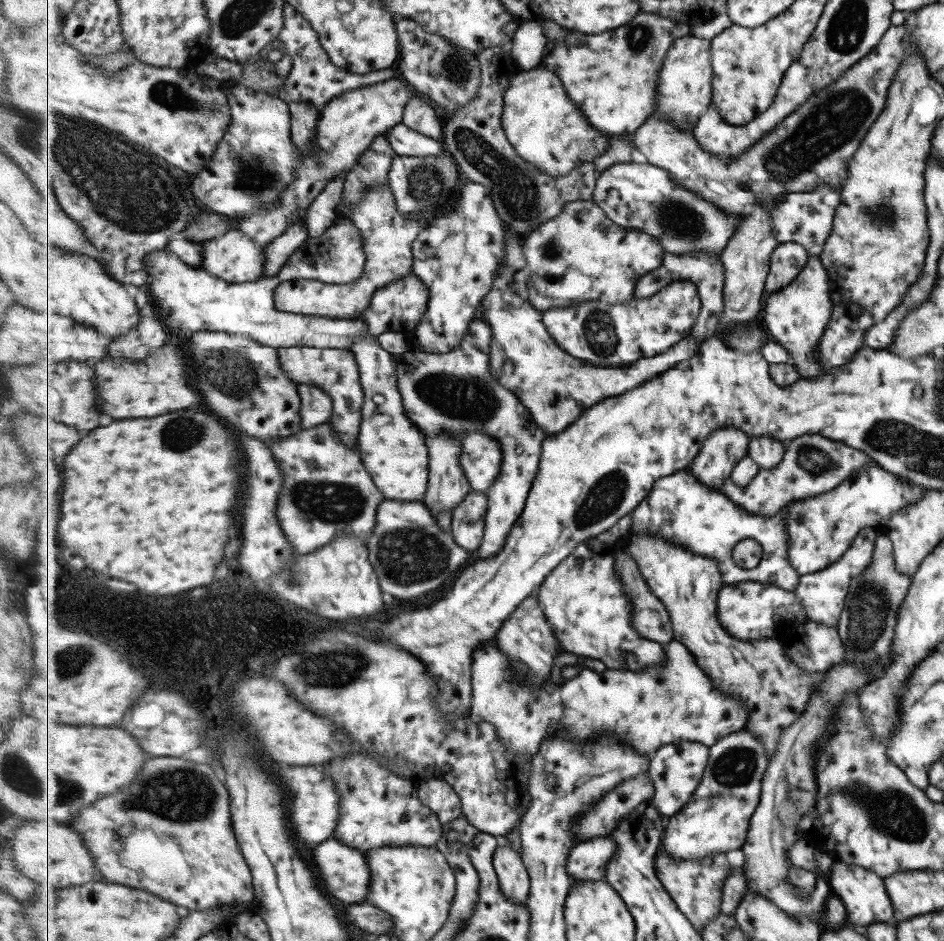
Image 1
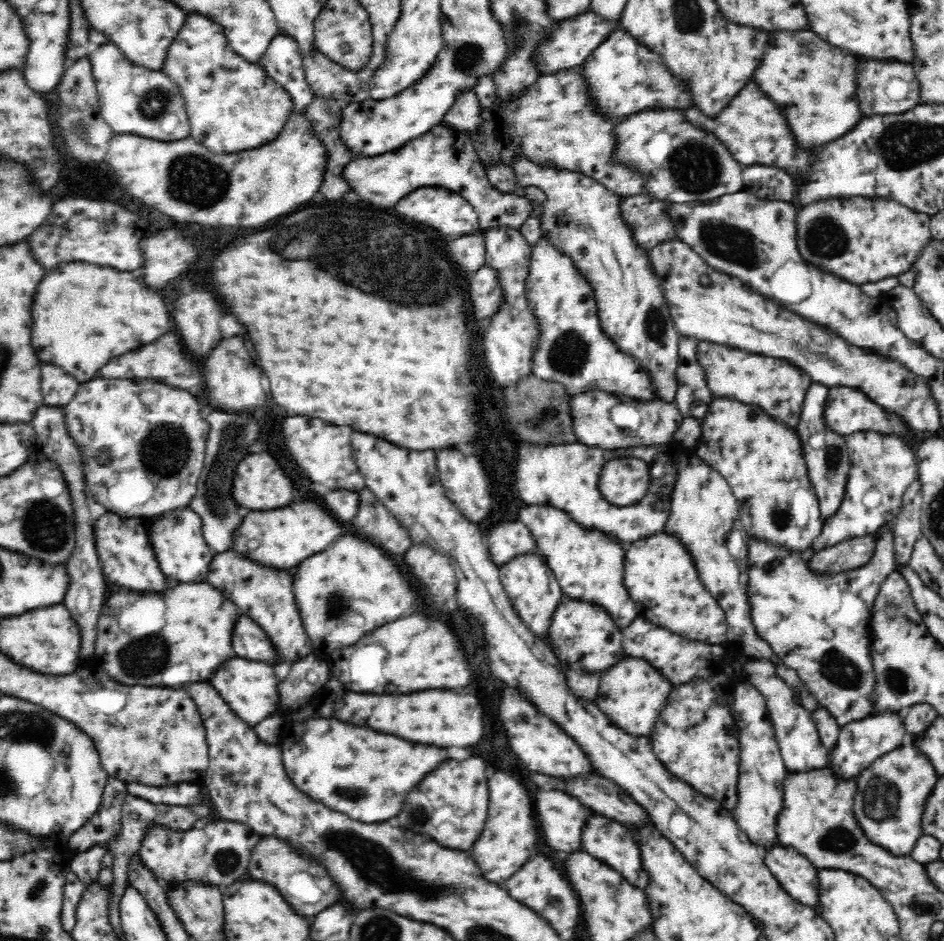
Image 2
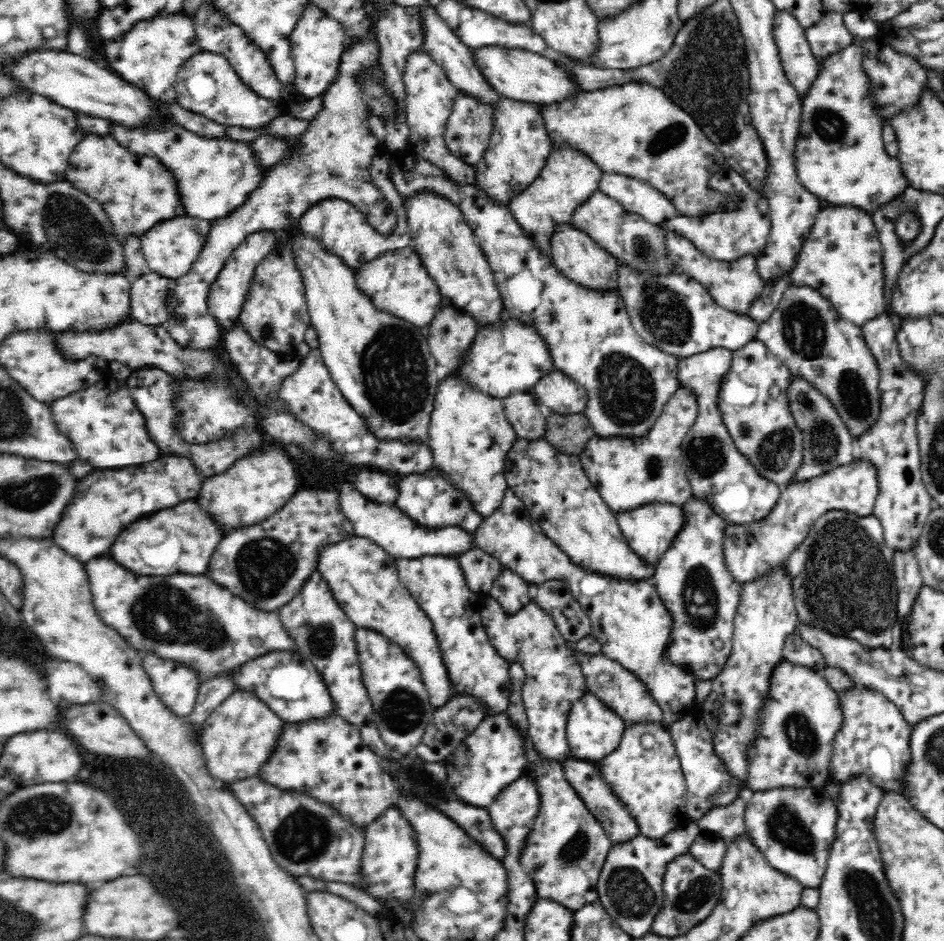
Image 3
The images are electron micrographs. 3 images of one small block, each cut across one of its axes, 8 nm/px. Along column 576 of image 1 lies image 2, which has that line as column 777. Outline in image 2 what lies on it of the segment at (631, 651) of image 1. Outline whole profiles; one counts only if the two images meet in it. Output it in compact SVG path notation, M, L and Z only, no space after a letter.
M887 523L878 530L880 540L874 556L864 566L849 571L824 573L810 569L806 555L775 548L767 542L748 538L748 594L752 605L752 621L760 637L772 646L774 654L787 668L796 670L803 685L827 708L840 727L852 721L874 715L878 697L874 697L876 675L872 661L872 612L882 582L895 569L892 524Z

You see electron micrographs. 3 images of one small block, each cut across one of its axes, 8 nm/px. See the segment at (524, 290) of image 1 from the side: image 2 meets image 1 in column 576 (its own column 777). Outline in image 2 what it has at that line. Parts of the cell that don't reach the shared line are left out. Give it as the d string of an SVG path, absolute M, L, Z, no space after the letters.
M698 341L698 361L706 372L708 387L714 396L726 398L734 396L740 402L761 408L767 416L778 423L796 431L801 422L804 396L813 381L801 368L788 358L760 356L730 348L726 343Z

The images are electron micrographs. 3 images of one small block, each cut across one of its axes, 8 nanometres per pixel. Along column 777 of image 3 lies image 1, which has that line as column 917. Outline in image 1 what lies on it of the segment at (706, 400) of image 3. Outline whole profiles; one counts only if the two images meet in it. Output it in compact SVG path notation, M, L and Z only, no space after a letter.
M867 463L853 471L834 489L817 497L809 497L787 511L789 559L799 574L812 573L833 564L844 556L859 530L865 527L883 529L891 514L915 505L926 488L901 481L896 474L883 470L875 463Z

